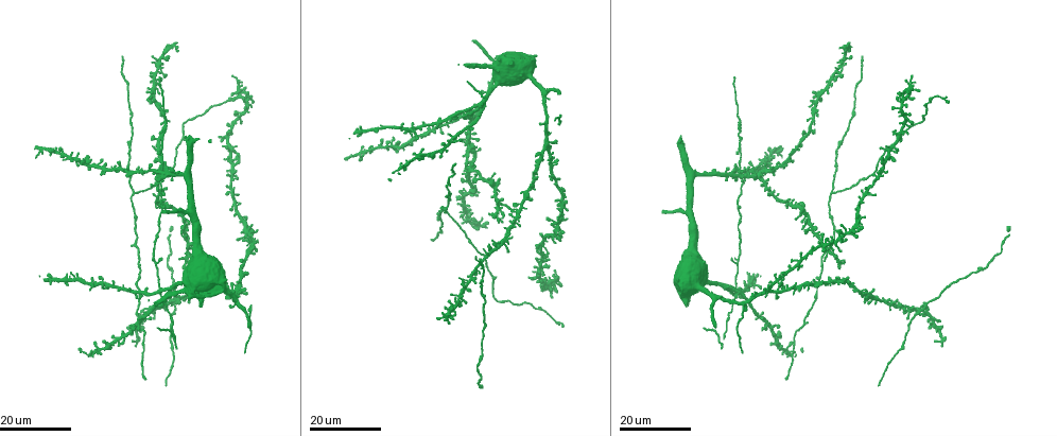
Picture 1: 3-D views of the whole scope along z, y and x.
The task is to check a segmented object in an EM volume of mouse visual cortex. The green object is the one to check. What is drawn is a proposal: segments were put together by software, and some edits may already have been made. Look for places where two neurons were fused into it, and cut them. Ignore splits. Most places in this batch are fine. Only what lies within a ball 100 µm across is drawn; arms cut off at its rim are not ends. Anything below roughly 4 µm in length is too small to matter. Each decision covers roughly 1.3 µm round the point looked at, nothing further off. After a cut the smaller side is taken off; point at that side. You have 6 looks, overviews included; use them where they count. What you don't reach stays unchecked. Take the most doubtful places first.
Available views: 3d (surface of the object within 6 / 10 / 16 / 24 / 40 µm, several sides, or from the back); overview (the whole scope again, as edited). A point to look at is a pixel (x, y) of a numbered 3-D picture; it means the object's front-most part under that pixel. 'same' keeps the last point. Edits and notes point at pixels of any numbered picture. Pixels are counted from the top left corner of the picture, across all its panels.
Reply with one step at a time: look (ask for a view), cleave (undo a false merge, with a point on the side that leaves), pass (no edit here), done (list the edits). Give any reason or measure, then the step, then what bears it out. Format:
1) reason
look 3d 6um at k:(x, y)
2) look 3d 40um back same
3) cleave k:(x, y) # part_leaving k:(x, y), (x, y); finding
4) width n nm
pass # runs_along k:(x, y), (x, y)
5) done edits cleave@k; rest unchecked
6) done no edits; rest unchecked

look 3d 24um at 1:(830, 192)

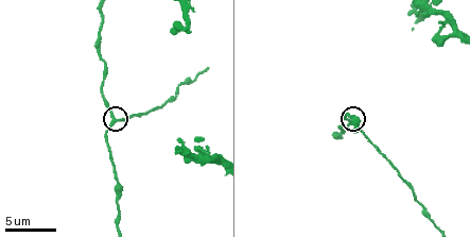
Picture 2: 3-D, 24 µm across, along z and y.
look 3d 10um at 2:(111, 120)

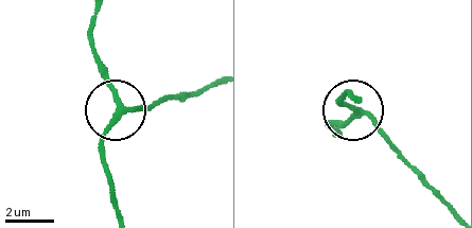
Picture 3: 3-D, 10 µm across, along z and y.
arms 3
pass # runs_along 3:(212, 83), (121, 108), (99, 56); one neuron here

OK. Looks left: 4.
four-way junction
look 3d 16um at 1:(471, 280)

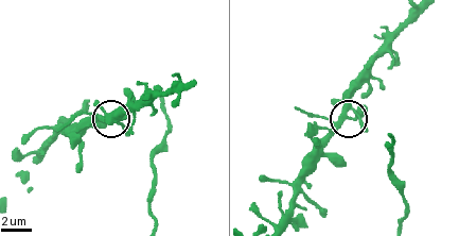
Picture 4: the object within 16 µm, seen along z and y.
closer look
look 3d 10um at 4:(346, 117)

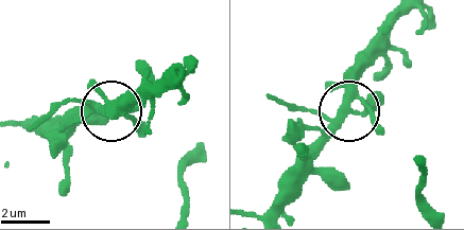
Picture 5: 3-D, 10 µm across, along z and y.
side_arm 22 um
pass # one neuron here

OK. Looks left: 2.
calibre changes
look 3d 16um at 1:(143, 332)

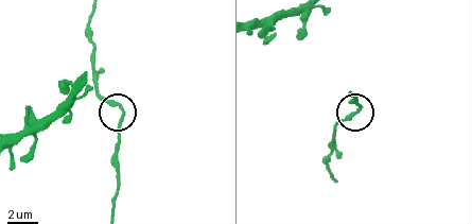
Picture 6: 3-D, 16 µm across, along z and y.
look 3d 10um at 6:(359, 110)

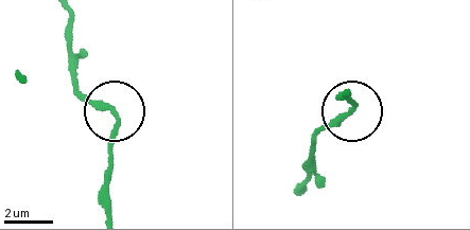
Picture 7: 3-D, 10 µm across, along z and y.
pass # runs_along 7:(69, 14), (74, 87), (109, 105), (116, 117), (109, 188); all the same neuron

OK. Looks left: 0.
done no edits; rest unchecked

